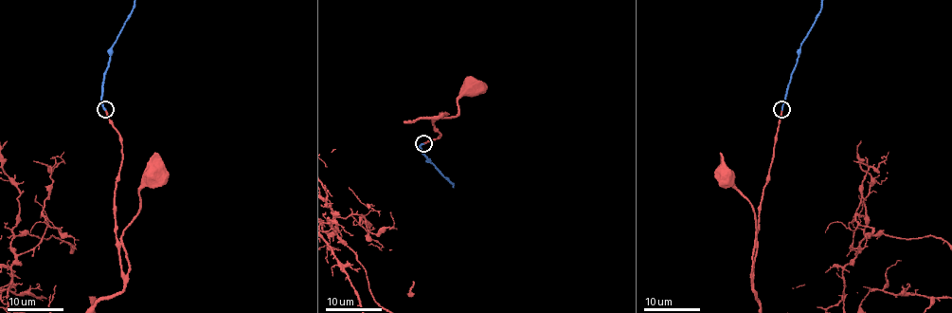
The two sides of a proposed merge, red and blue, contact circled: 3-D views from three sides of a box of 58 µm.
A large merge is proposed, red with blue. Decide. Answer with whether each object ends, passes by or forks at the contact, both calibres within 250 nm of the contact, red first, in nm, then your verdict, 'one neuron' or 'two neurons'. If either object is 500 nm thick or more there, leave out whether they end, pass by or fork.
red ends there; blue ends there; 240 nm thick on the red side, 260 nm on the other; one neuron

